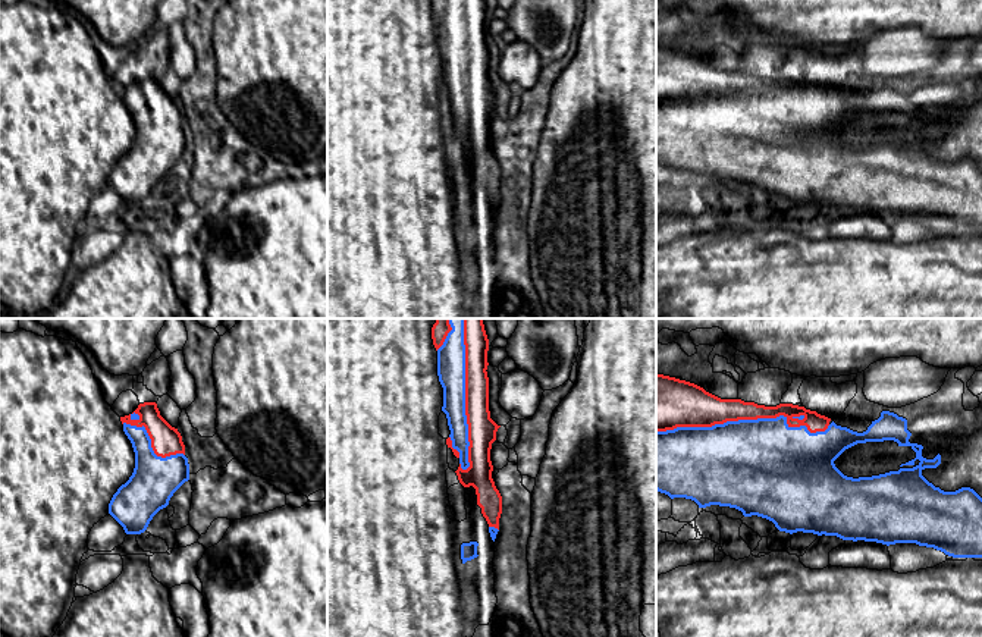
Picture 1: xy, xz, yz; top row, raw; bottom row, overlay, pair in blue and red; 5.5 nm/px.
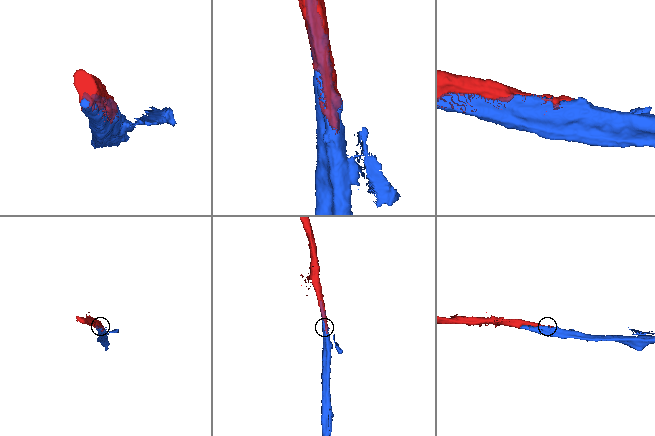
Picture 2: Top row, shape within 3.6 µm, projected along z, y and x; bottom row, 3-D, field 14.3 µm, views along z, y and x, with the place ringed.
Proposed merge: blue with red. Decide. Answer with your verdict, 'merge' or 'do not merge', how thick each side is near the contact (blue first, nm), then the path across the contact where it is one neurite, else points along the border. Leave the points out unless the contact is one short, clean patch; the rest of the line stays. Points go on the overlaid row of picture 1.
merge; 500 nm thick on the blue side, 200 nm on the other

